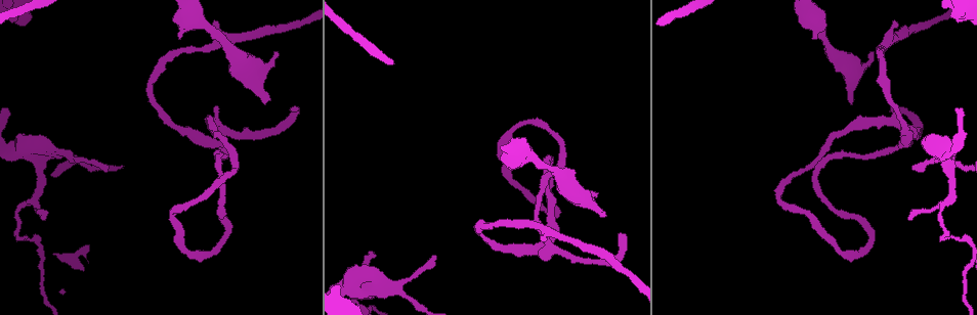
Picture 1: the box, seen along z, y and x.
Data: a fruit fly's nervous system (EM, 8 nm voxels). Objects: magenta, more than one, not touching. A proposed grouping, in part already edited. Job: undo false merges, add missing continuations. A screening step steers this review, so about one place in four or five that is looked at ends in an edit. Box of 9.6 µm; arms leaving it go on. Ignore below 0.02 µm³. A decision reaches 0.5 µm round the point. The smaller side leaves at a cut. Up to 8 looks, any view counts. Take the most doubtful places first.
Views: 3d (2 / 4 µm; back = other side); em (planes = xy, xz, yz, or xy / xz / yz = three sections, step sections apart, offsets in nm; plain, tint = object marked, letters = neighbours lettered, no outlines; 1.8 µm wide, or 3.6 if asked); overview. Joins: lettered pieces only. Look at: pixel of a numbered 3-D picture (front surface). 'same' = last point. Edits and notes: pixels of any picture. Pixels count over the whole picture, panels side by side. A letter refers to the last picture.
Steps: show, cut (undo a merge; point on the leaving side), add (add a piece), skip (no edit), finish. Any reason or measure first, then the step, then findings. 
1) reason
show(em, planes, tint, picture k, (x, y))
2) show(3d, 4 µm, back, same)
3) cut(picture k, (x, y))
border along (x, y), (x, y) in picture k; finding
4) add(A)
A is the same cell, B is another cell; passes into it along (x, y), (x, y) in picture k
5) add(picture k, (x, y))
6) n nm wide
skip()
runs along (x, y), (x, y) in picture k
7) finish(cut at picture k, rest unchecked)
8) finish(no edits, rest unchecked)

closes a loop
show(em, planes, plain, picture 1, (184, 246))

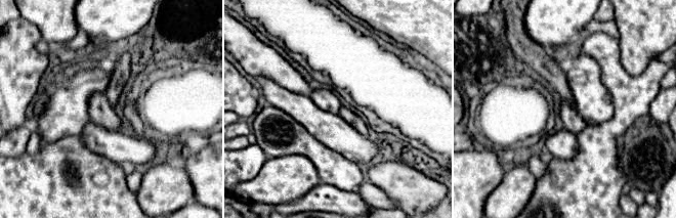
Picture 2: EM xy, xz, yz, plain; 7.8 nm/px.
see the neighbours
show(em, planes, letters, same)

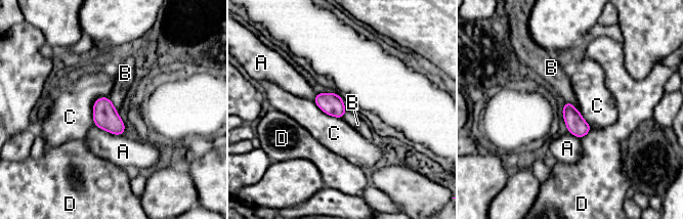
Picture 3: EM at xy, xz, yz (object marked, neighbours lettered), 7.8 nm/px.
150 nm wide
skip()
A, B, C and D are other cells; border along (566, 100), (579, 112) in picture 3; all the same neuron

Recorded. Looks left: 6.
show(em, yz, step 8, tint, picture 1, (593, 195))

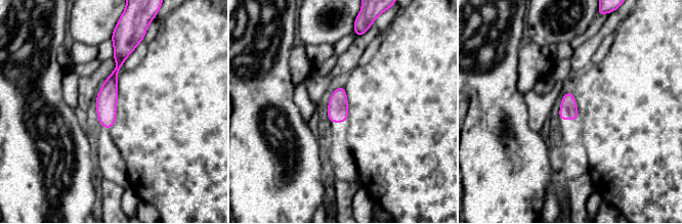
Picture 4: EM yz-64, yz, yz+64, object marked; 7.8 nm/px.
show(em, planes, letters, same)

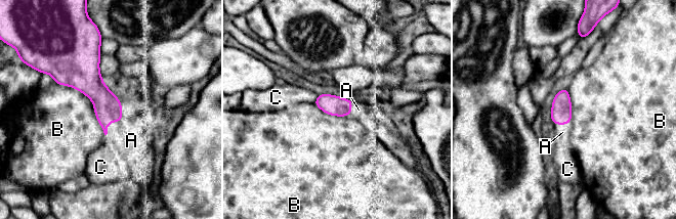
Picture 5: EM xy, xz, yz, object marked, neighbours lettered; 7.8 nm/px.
160 nm wide
add(A)
A is the same cell, B and C are other cells; passes into it along (108, 107), (119, 121), (131, 140) in picture 5; the neuron continues

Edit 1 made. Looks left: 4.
redraw
show(overview)

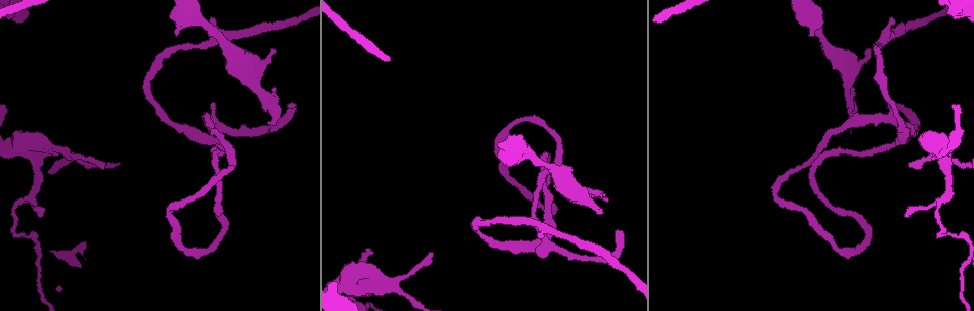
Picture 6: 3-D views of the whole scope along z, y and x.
looks like a crossing
show(3d, 2 µm, picture 6, (540, 250))

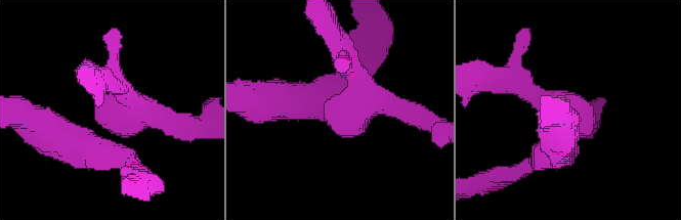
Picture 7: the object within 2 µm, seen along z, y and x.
4 arms; shape alone is not enough
show(em, planes, letters, picture 7, (348, 115))

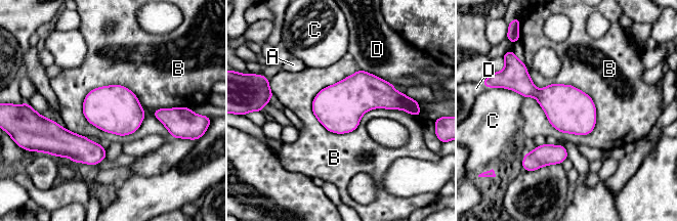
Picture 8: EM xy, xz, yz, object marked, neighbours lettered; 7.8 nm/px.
skip()
A, B, C and D are other cells; border along (527, 73), (584, 91), (594, 129) in picture 8; one neuron here

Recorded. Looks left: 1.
finish(add at picture 5, rest unchecked)

